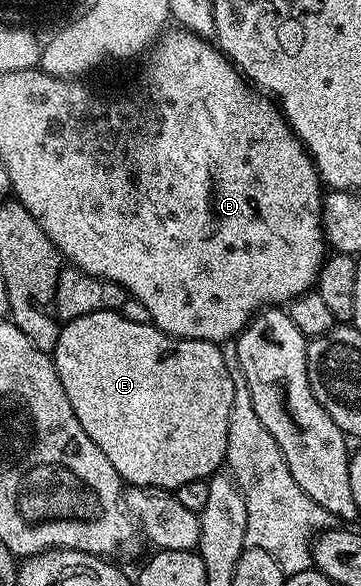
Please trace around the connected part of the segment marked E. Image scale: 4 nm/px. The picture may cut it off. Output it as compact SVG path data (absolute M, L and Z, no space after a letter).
M95 311L87 315L79 315L79 319L67 323L63 327L57 340L57 346L51 350L55 371L59 375L59 383L63 383L63 391L67 391L67 400L71 402L71 411L75 411L75 419L79 419L79 423L83 423L83 431L87 431L87 435L91 435L95 447L99 447L99 451L103 451L103 455L107 455L107 459L111 459L111 467L115 467L122 482L129 485L146 485L156 489L175 491L179 487L183 487L183 483L191 483L191 479L203 481L212 477L226 464L225 452L227 451L229 420L235 399L231 371L227 371L227 363L223 363L221 345L212 341L173 337L152 323L146 323L144 320L142 320L143 322L132 321L131 318L124 317L125 315L121 311L116 313Z

